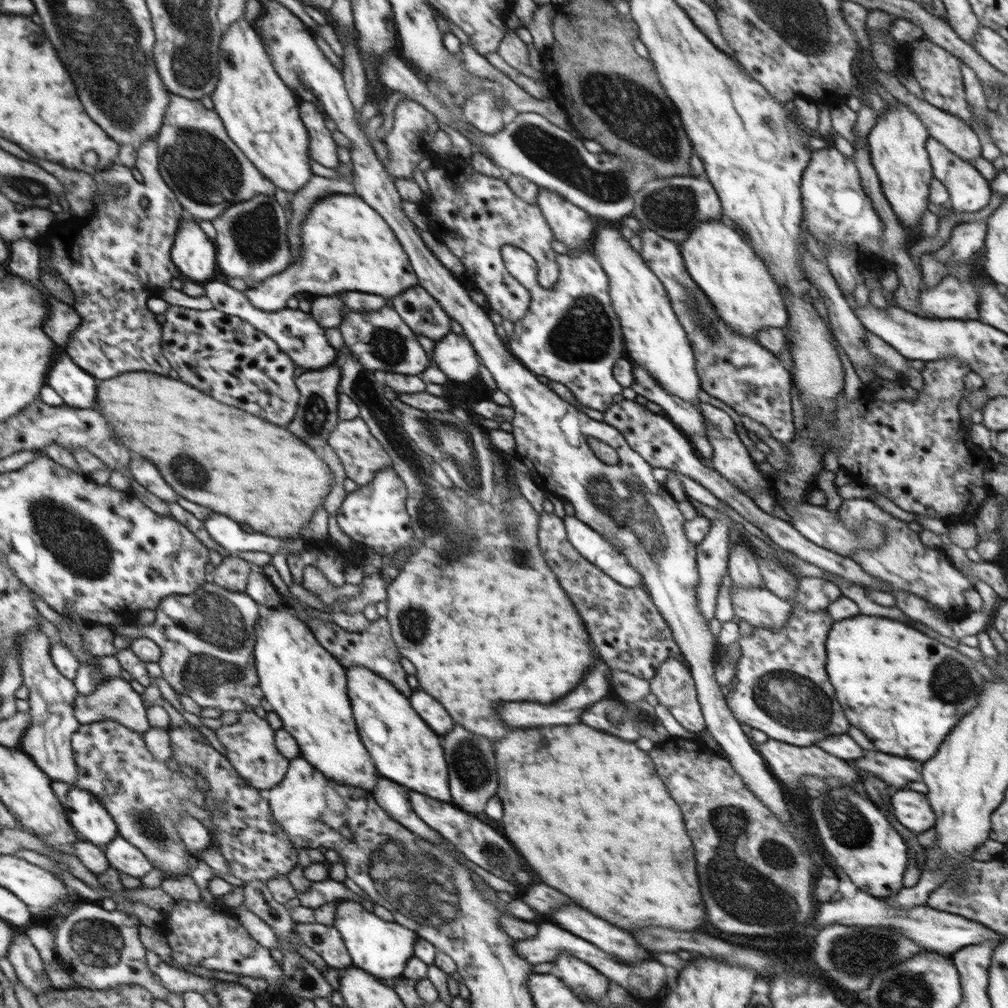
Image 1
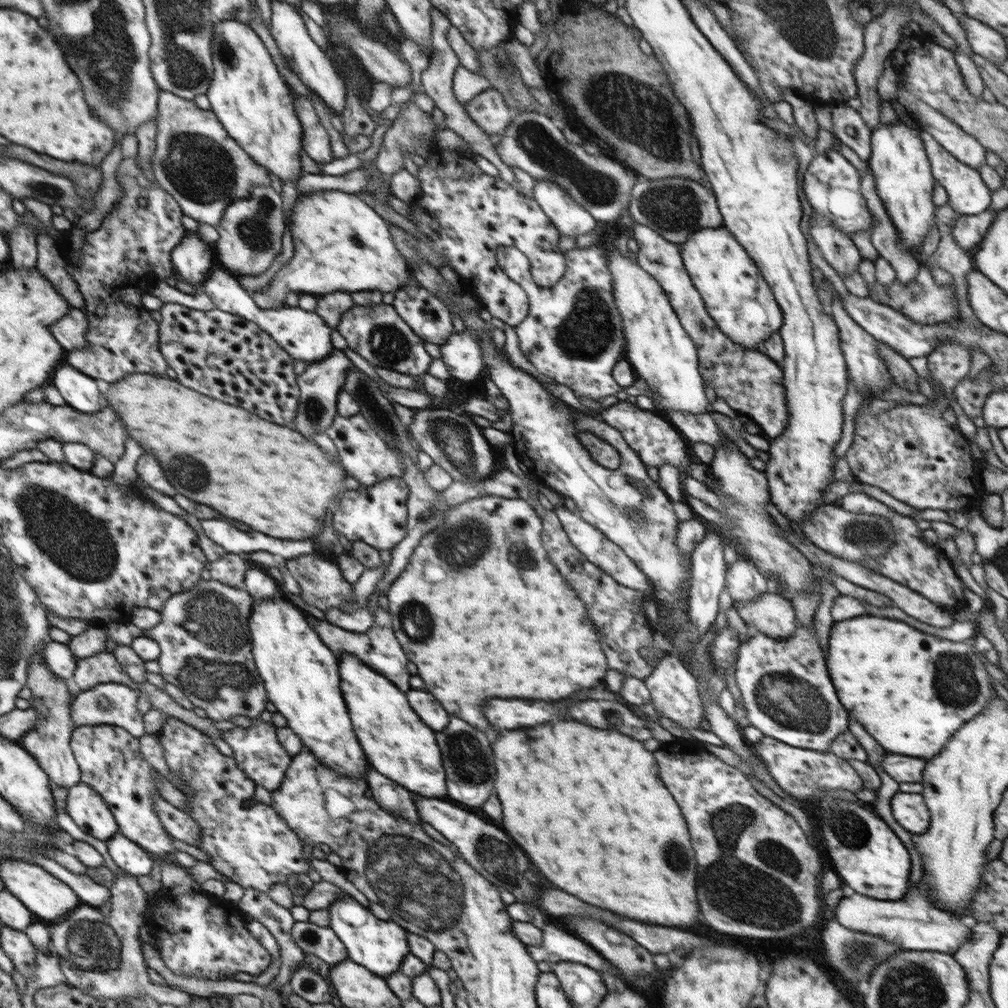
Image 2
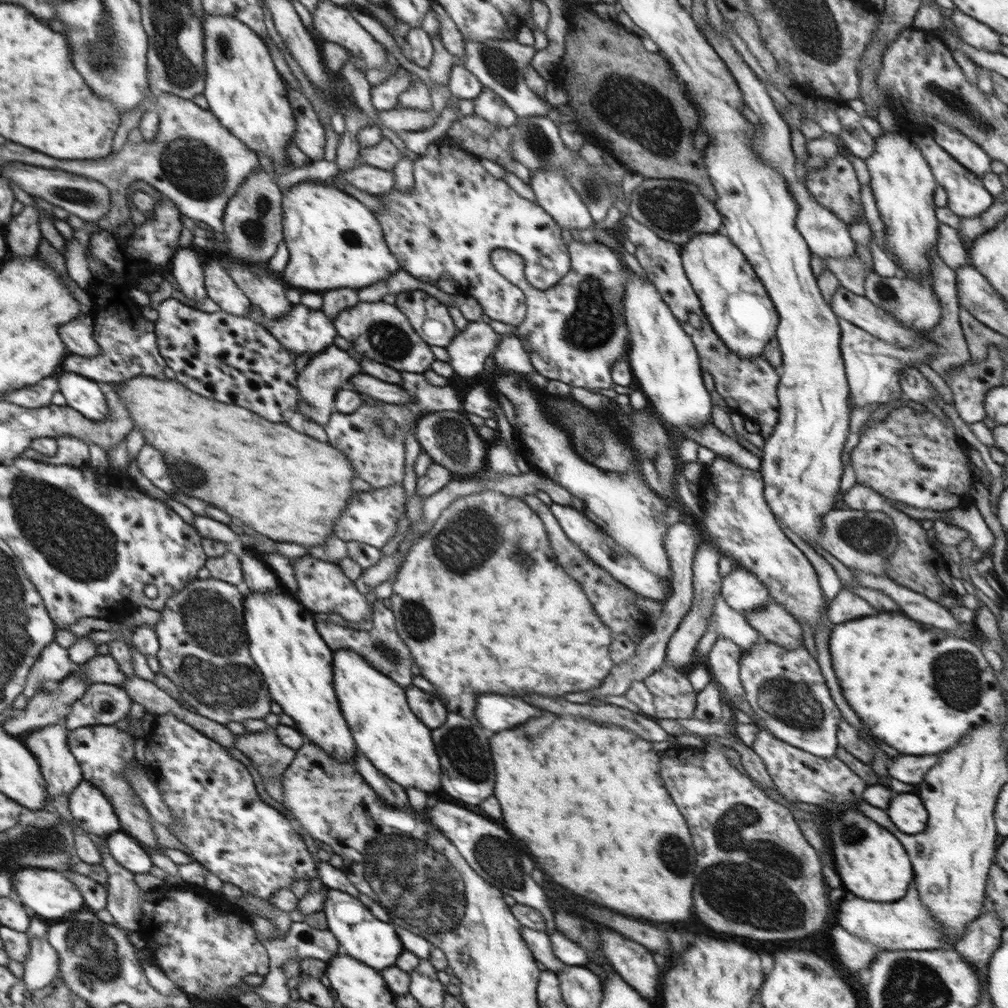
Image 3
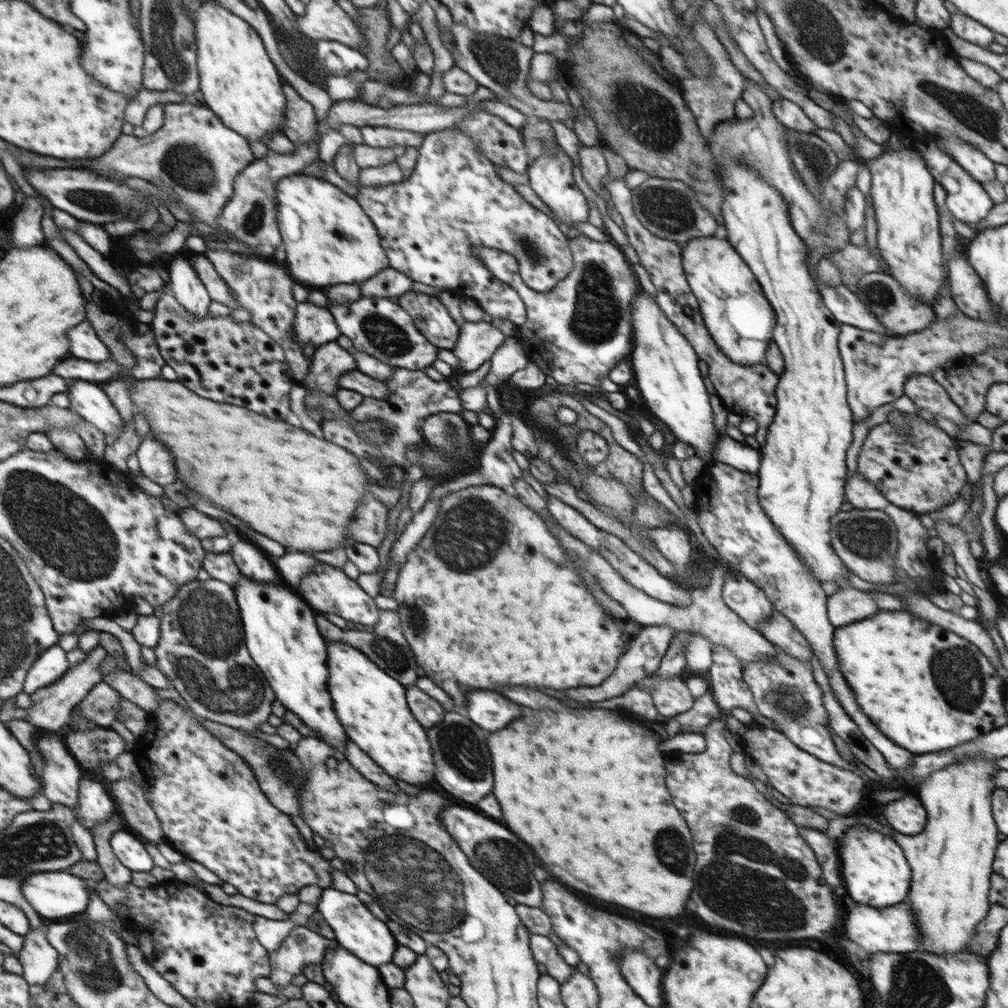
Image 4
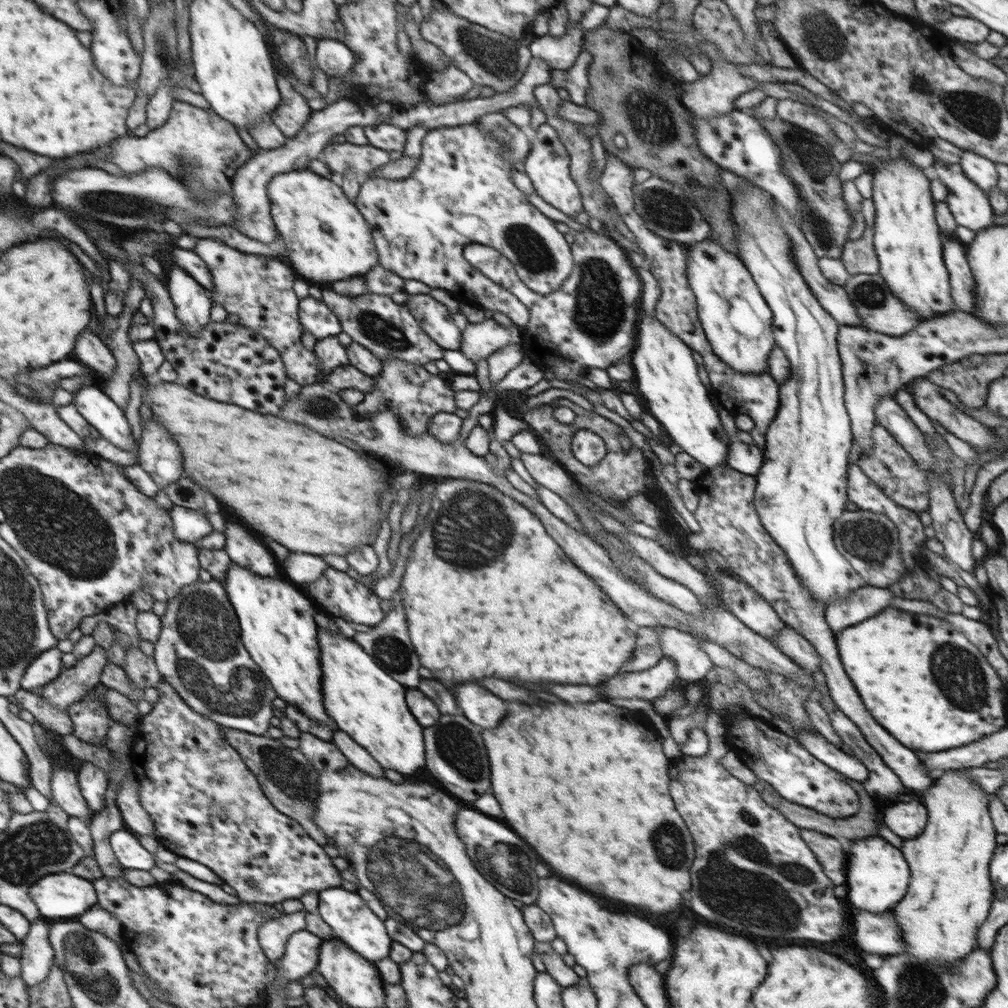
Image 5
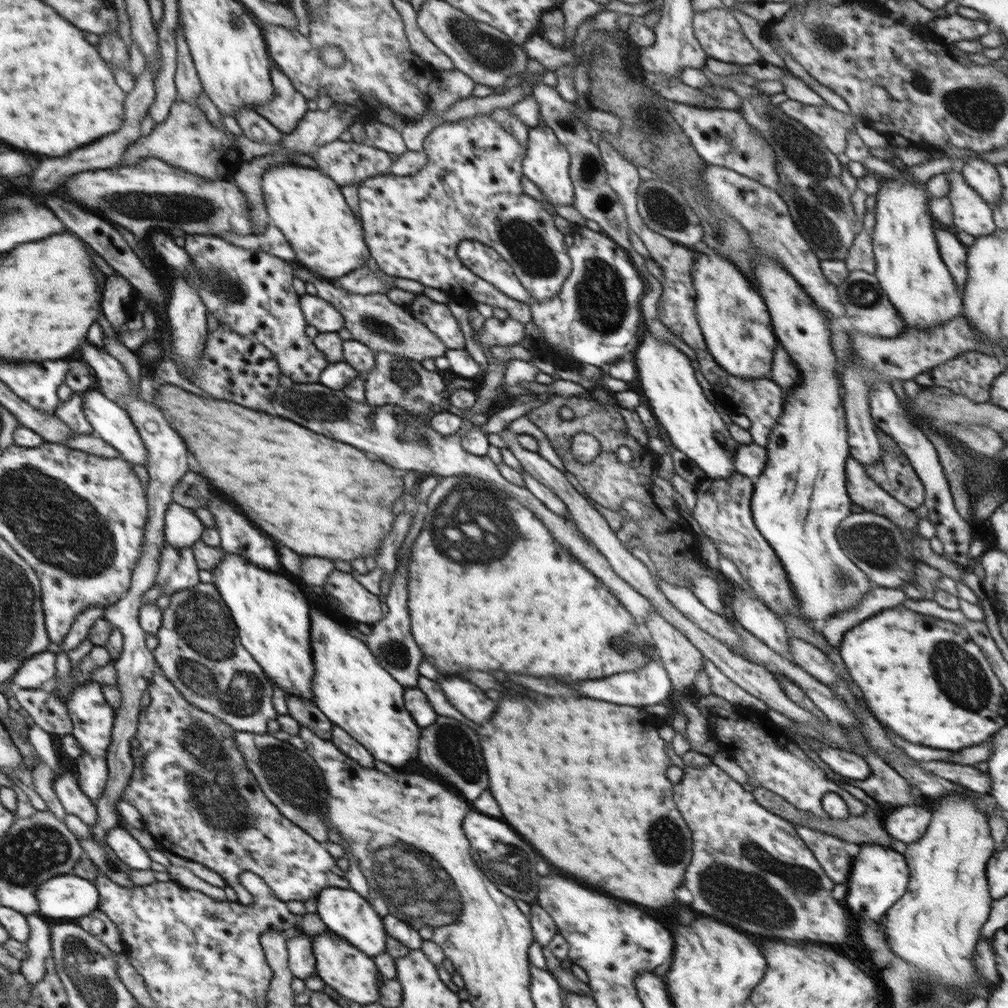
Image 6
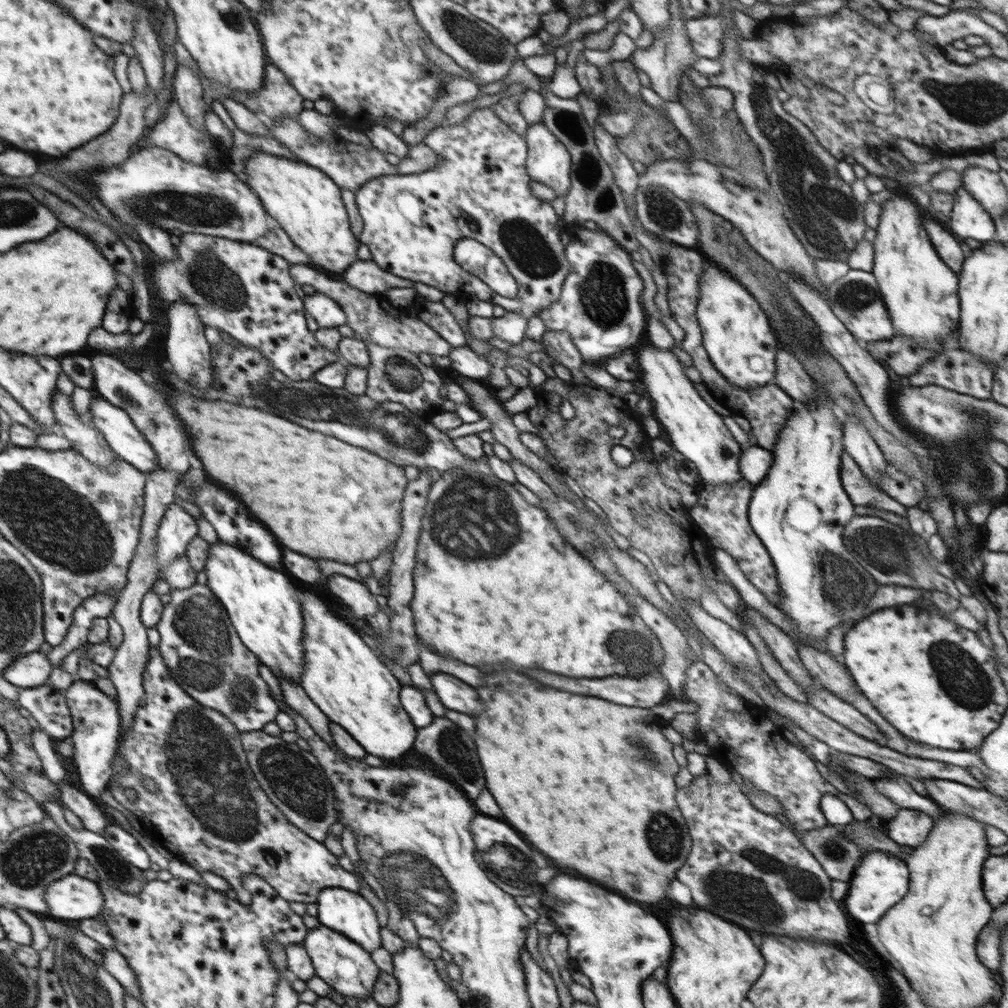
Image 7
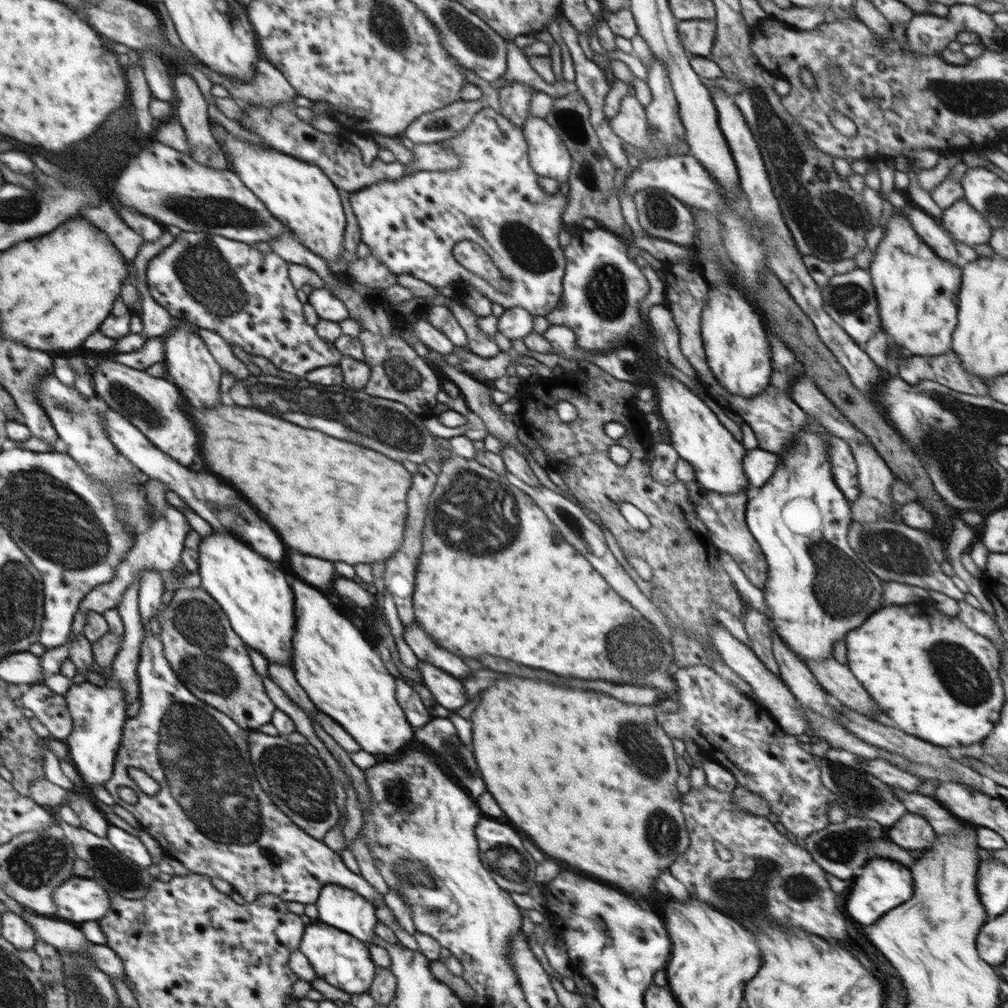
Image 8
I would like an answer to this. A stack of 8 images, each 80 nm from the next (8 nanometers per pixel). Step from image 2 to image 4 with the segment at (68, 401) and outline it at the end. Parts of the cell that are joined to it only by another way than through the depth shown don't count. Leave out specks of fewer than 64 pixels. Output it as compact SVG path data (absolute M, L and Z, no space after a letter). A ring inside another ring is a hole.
M69 379L65 394L68 395L71 410L92 422L112 440L120 438L119 434L124 430L123 419L105 388L84 379Z

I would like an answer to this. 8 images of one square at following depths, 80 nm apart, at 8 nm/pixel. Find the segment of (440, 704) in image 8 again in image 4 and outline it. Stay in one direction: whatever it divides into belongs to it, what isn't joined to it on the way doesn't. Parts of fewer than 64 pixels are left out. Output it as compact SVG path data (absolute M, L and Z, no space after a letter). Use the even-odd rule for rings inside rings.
M476 690L468 694L468 716L484 730L496 732L500 728L506 728L520 714L522 706L516 706L516 702L504 698L498 692Z

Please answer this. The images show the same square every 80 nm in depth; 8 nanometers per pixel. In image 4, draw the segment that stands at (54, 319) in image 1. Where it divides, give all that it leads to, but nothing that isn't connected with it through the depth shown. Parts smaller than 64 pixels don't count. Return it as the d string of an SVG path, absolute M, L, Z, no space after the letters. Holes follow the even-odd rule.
M84 320L68 338L72 338L72 354L76 358L92 360L92 362L102 362L110 359L110 352L107 345L94 332L95 327L88 320Z

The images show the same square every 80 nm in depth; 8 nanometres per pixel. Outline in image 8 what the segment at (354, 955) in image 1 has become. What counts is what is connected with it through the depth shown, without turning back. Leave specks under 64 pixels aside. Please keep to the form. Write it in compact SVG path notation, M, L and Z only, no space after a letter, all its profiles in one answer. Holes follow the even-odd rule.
M328 884L320 890L315 905L319 921L349 933L368 948L373 944L378 921L375 906L369 900L347 887Z

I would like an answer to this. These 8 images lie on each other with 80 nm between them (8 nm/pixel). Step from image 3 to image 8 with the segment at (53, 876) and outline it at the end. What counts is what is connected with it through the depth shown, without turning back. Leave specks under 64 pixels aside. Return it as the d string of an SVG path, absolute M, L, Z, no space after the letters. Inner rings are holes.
M74 876L54 892L55 918L74 920L74 924L100 921L110 908L109 893L93 878Z

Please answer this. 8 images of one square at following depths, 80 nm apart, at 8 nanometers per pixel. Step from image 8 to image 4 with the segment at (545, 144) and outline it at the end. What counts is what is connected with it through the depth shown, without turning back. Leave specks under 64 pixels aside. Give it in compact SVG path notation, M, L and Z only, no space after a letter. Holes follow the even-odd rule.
M558 143L555 146L555 154L541 156L534 162L530 162L527 168L529 185L534 192L561 220L559 222L566 222L569 226L571 222L588 222L591 205L582 194L582 191L575 185L574 177L572 177L572 168L574 168L572 159L568 157Z

